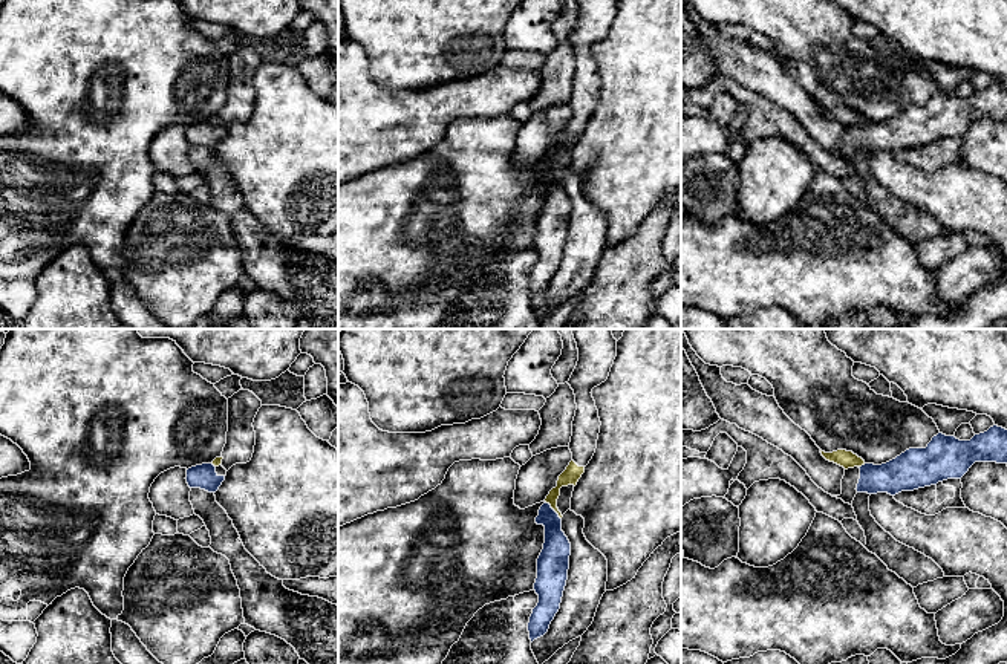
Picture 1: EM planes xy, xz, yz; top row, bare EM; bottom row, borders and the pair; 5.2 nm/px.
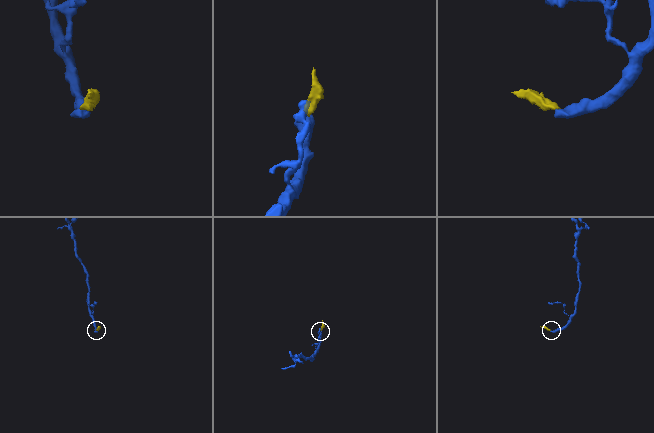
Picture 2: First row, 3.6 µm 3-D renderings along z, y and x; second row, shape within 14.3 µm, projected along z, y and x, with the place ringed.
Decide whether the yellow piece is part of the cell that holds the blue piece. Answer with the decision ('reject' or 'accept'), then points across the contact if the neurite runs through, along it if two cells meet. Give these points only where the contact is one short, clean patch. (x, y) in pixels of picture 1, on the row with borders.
reject | along xz (545, 501), (560, 519)

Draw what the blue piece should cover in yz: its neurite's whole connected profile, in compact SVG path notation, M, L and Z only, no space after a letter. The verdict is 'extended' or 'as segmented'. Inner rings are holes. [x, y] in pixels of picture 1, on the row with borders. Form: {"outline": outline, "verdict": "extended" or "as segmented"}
{"outline": "M993 425L970 441L938 433L926 448L909 448L882 465L848 468L842 479L842 494L833 497L851 505L857 493L895 496L947 479L961 479L975 462L1007 464L1005 428Z", "verdict": "extended"}

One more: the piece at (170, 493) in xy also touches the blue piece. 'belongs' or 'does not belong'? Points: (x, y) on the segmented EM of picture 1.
does not belong

